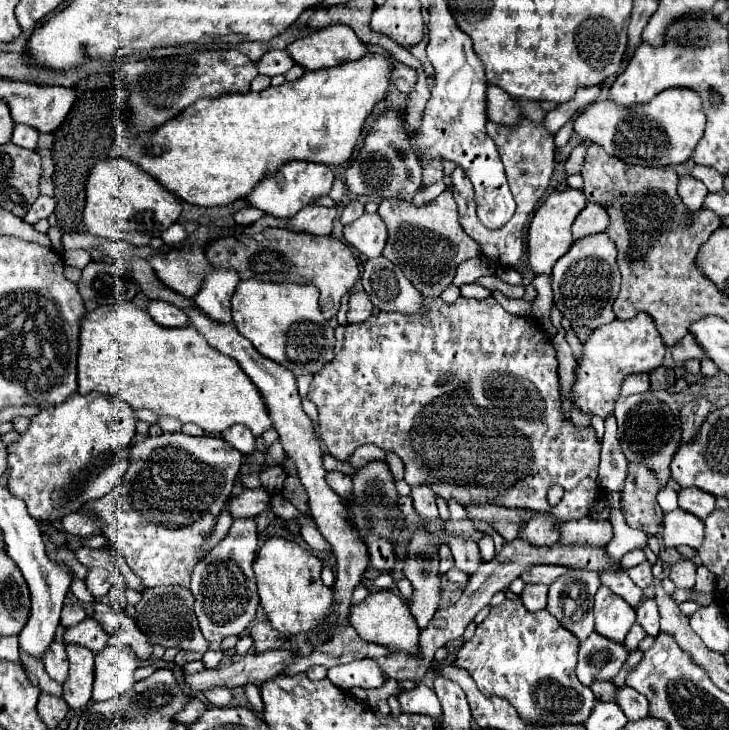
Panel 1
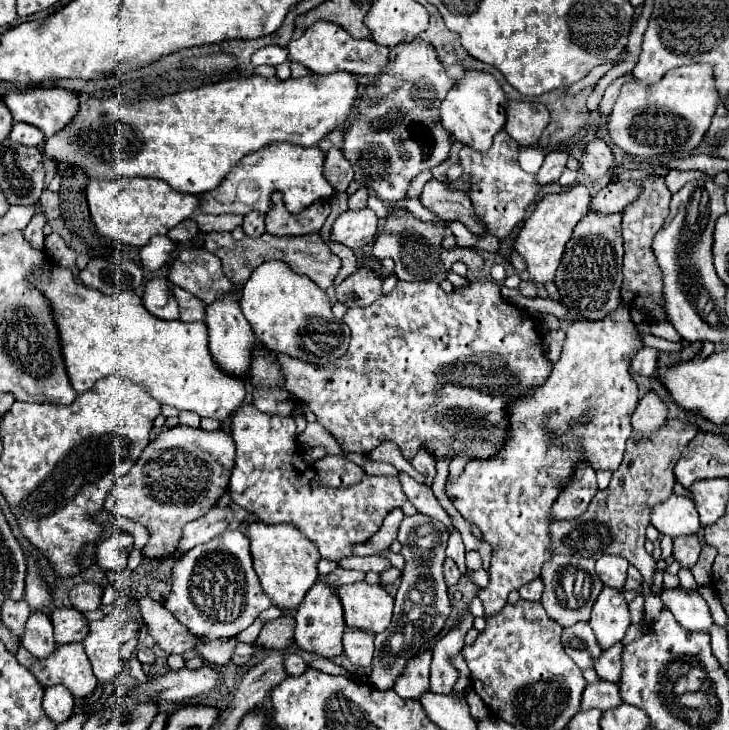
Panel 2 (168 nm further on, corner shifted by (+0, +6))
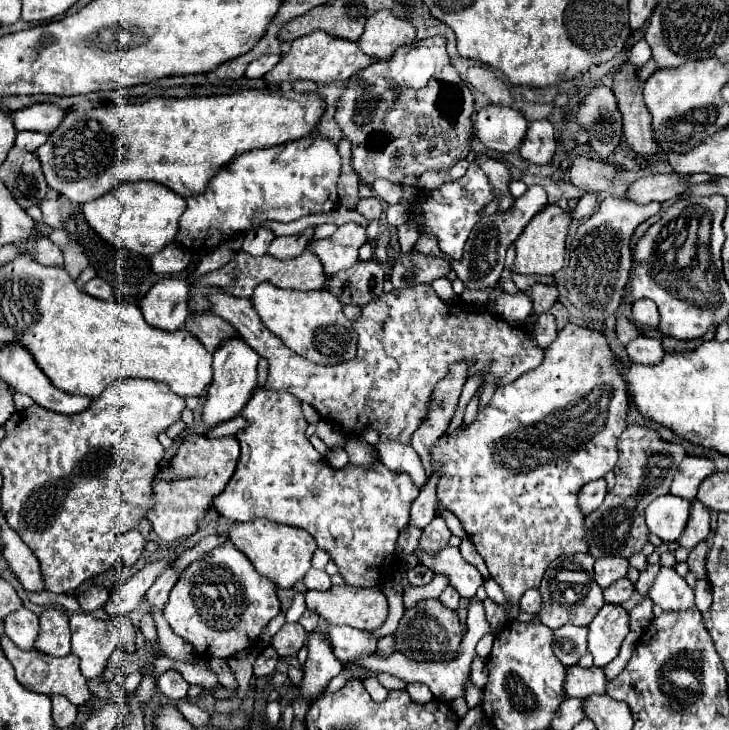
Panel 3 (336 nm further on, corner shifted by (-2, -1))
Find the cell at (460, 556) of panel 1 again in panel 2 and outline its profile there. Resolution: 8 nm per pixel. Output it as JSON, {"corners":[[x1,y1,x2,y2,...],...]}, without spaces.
{"corners":[[398,472,398,478,402,482,402,488,408,496,408,500,418,508,420,514,426,514,426,516,434,516,436,520,442,520,444,524,450,524,450,530,454,530,448,514,444,512,444,508,438,504,434,492,424,486,424,484,418,484,412,476,408,476,406,472]]}

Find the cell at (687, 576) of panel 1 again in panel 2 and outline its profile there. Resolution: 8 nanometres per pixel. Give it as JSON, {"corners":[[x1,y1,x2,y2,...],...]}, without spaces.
{"corners":[[698,534,678,536,674,538,674,560,680,562,682,568,692,568,700,556,700,538]]}

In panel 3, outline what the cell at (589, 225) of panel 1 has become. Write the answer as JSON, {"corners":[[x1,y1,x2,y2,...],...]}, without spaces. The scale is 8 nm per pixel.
{"corners":[[646,175,636,179,626,189,626,199,634,203,650,203,650,201,670,201,686,191,688,177,678,179,676,175]]}

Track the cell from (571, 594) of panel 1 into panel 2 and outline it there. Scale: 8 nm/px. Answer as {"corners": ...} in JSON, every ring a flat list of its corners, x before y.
{"corners":[[552,556,544,568,542,568,542,582,544,582,544,594,542,594,542,606,546,608,548,616,556,620,560,626,572,626,580,620,590,618,590,610,602,592,604,584,598,580,594,572,594,560,582,558,582,556]]}

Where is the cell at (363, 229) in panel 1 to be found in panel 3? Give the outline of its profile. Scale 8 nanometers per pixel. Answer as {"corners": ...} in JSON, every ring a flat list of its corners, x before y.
{"corners":[[344,223,328,239,314,241,312,251,320,257,326,275,348,269,358,261,358,249,368,243,366,227,358,223]]}

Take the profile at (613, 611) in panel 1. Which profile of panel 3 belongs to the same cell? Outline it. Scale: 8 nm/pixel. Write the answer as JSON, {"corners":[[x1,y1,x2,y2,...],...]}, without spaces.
{"corners":[[606,603,588,625,588,649,596,667,606,667,630,633,630,613,622,605]]}

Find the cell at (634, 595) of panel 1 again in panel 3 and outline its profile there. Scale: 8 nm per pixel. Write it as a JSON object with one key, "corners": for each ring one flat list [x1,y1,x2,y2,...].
{"corners":[[602,557,596,561,594,565,594,577,596,577,596,583,606,589,610,587,614,581,626,577,628,573,628,561,622,559,622,557]]}

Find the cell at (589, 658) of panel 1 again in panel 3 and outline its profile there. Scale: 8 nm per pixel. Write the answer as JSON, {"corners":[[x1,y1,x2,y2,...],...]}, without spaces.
{"corners":[[564,625,554,631,554,655,560,659,562,665,576,665,578,659,588,651,586,635,588,629,576,625]]}

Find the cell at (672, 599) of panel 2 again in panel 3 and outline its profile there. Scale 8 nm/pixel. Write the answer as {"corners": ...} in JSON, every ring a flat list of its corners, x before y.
{"corners":[[662,567,648,597,662,607,662,611,688,611,696,607,696,597,690,585,674,571,674,567]]}

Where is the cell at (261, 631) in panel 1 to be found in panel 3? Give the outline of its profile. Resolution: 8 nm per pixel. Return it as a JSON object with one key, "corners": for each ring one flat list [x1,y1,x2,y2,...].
{"corners":[[286,623,274,637,272,647,278,651,280,657,294,657,306,641,306,631,300,623]]}

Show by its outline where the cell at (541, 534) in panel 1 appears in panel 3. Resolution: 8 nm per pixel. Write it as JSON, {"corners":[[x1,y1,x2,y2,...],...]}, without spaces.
{"corners":[[604,479,590,481,582,487,582,491,578,495,578,507,584,515,588,515,602,505,604,497,606,497,606,481]]}

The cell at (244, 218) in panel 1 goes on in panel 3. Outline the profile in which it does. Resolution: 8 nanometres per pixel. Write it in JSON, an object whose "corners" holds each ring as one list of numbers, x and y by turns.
{"corners":[[256,229,246,233,242,249,254,257,260,257,260,255,266,255,268,243,272,243,272,239,274,239,274,233,270,229]]}

